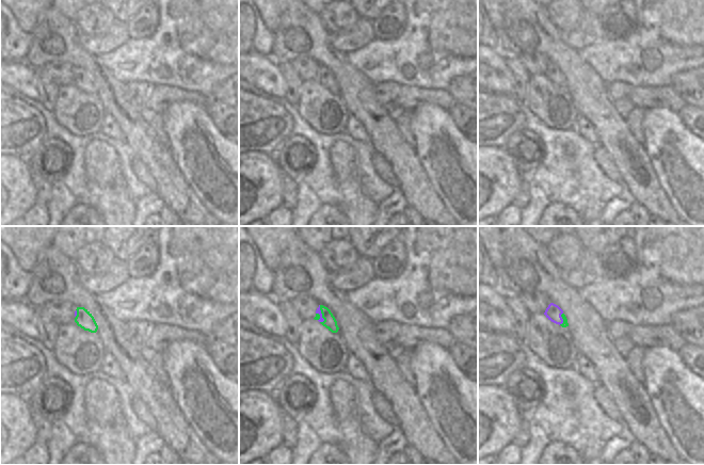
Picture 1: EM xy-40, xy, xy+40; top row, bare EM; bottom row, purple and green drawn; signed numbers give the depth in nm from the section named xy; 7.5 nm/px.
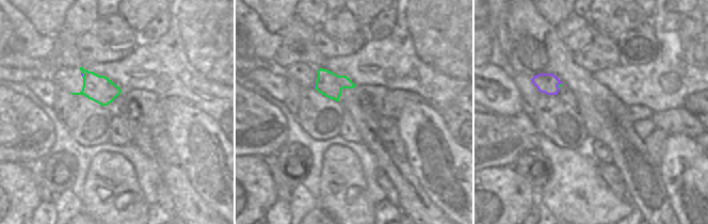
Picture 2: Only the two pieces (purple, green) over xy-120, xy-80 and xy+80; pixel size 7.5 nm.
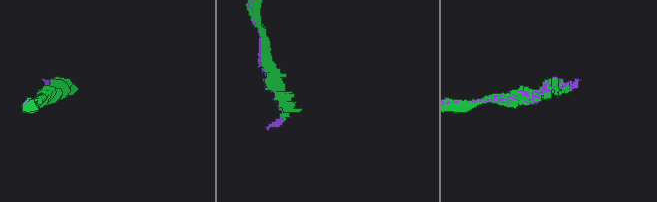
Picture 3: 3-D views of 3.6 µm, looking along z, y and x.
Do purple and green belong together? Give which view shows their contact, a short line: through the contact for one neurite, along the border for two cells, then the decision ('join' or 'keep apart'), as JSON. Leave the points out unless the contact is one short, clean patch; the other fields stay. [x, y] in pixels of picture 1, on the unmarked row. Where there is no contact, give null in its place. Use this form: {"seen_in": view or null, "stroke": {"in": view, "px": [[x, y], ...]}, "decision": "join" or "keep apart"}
{"seen_in": "xy", "decision": "keep apart"}

